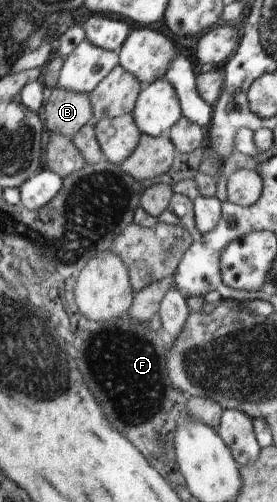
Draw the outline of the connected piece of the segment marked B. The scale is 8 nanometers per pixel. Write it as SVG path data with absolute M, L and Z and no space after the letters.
M58 85L44 107L44 119L48 129L73 139L89 122L95 121L94 104L87 92L63 89Z

